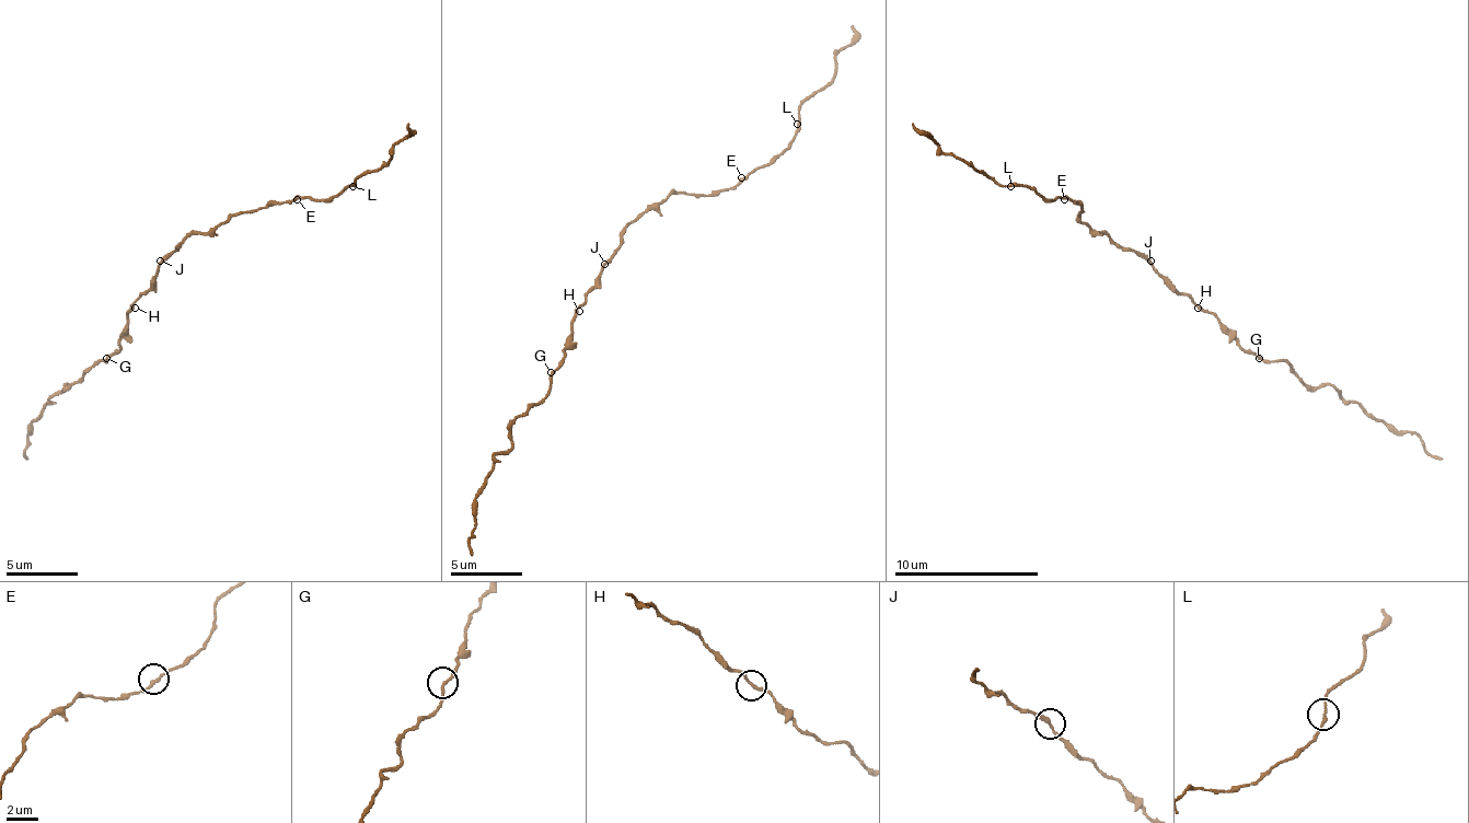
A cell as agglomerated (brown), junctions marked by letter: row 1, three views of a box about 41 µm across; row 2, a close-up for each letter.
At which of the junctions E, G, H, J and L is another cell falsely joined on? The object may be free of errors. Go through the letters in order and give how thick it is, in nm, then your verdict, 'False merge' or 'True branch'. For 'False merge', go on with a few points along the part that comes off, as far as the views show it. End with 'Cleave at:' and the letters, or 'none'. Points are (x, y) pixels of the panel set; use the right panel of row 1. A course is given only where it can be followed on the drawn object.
E: Thickness 180 nm. True branch
G: Thickness 180 nm. True branch
H: Thickness 170 nm. True branch
J: Thickness 200 nm. True branch
L: Thickness 170 nm. True branch
Cleave at: none

